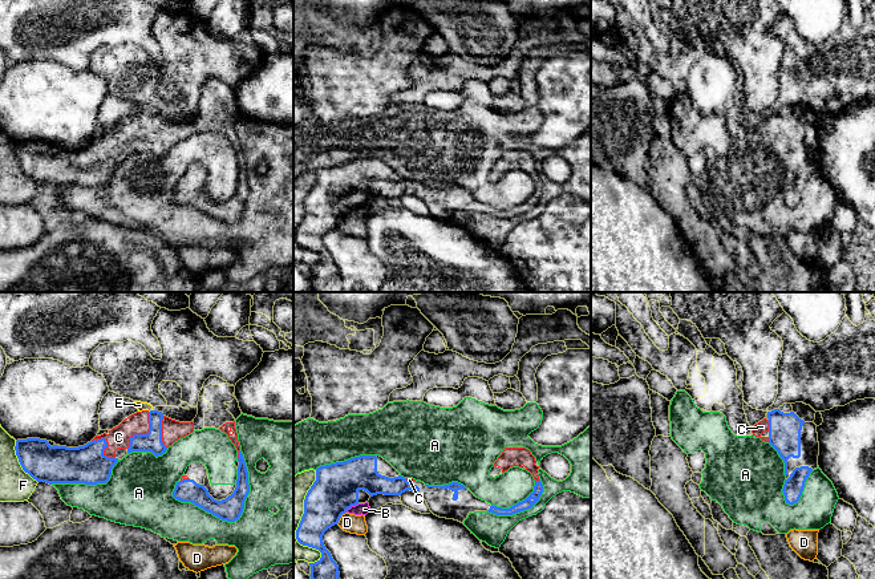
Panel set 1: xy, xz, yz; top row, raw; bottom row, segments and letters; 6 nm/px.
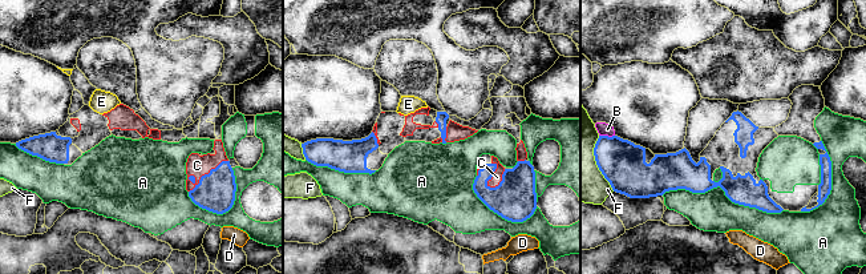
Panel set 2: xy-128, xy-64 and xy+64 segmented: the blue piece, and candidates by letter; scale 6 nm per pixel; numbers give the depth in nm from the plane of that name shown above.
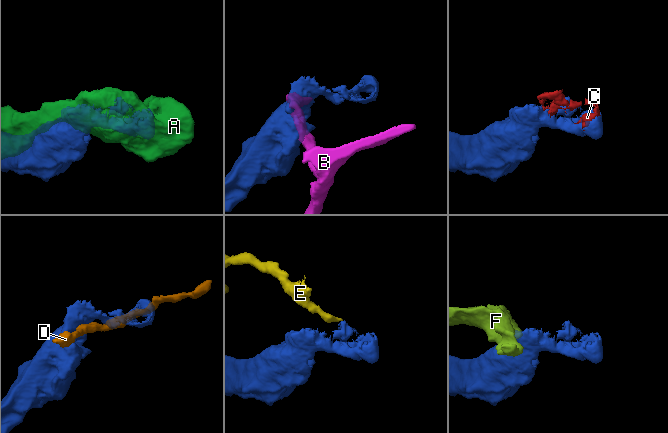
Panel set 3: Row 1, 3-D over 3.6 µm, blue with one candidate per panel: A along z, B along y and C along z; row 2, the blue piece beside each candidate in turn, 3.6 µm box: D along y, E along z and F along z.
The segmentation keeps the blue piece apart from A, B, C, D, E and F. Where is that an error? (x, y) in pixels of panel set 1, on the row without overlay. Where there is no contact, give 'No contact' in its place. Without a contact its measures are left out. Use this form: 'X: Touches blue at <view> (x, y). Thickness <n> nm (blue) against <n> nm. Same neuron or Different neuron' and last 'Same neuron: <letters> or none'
A: Touches blue at xy (238, 221). Thickness 140 nm (blue) against 340 nm. Different neuron
B: Touches blue at xz (352, 207). Thickness 280 nm (blue) against 70 nm. Different neuron
C: Touches blue at xy (144, 137). Thickness 120 nm (blue) against 130 nm. Same neuron
D: Touches blue at xz (340, 219). Thickness 280 nm (blue) against 120 nm. Different neuron
E: Touches blue at xy (150, 113). Thickness 120 nm (blue) against 50 nm. Different neuron
F: Touches blue at xy (19, 164). Thickness 220 nm (blue) against 200 nm. Different neuron
Same neuron: C

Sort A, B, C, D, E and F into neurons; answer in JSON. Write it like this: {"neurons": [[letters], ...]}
{"neurons": [["A"], ["B"], ["C"], ["D"], ["E"], ["F"]]}

